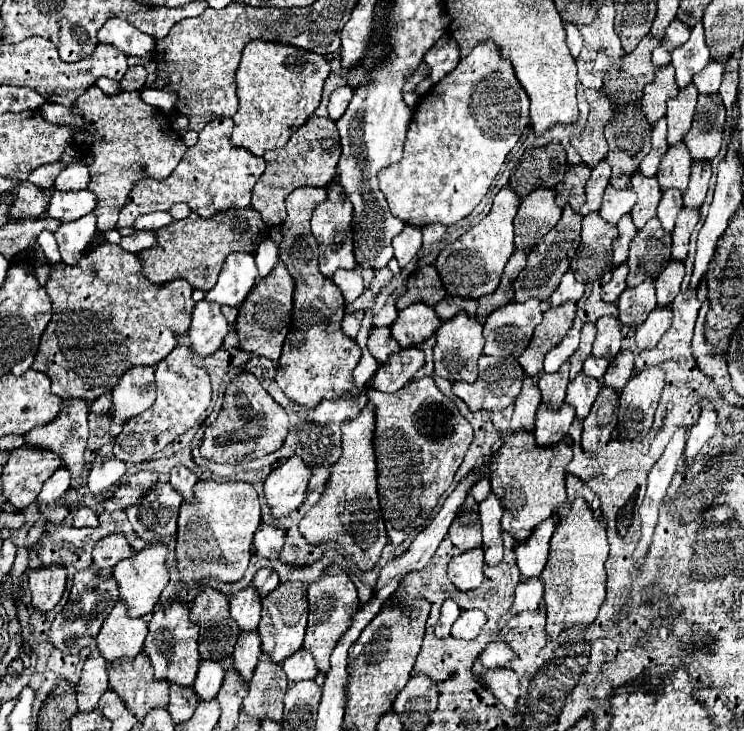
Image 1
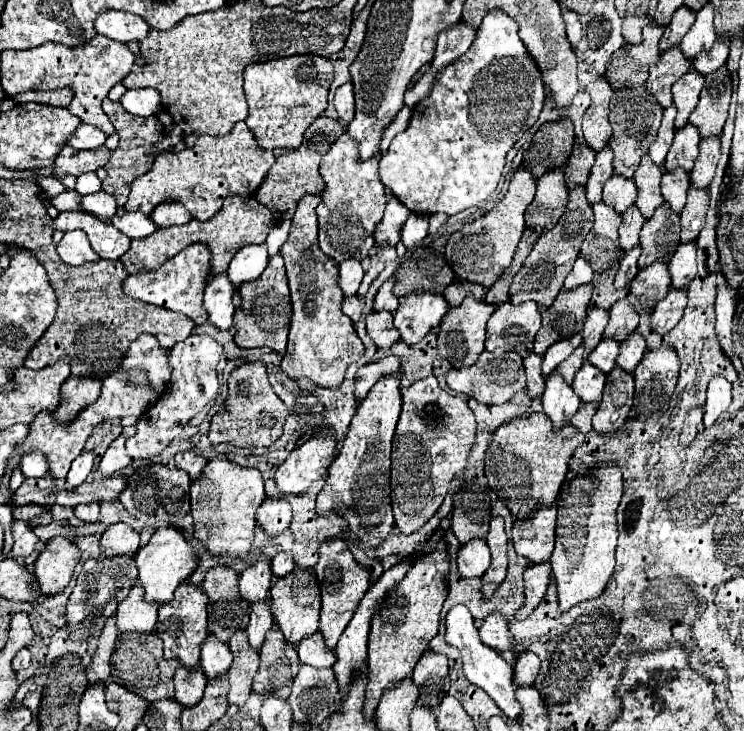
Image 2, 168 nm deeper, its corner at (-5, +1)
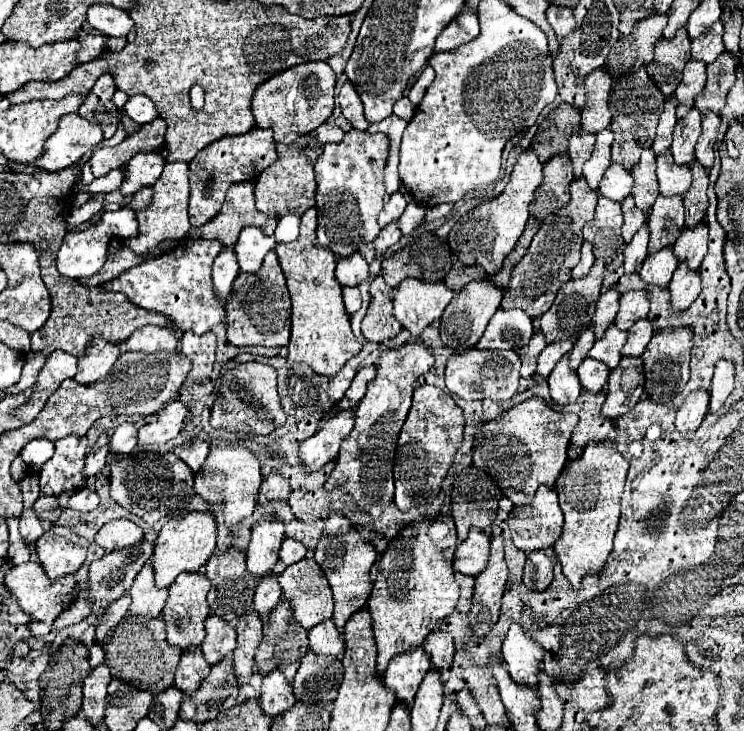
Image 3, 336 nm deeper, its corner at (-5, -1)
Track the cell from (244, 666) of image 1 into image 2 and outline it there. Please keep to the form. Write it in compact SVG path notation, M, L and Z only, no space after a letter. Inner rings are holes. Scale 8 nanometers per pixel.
M264 602L264 604L256 604L250 612L250 622L248 622L248 644L250 648L254 650L260 650L262 642L264 642L264 636L266 632L274 626L272 622L272 612L270 612L270 604Z

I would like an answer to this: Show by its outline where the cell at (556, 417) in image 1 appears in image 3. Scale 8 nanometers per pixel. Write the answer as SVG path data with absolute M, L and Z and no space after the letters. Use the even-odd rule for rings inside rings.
M568 354L560 358L560 362L554 366L554 370L548 376L550 394L556 404L570 404L578 398L582 386L578 382L576 370L570 370L570 358Z

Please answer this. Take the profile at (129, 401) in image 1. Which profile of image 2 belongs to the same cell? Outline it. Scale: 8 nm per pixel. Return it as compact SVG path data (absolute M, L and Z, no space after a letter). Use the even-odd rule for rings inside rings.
M142 334L132 344L124 358L126 370L142 370L148 376L148 384L154 392L162 392L170 380L170 366L168 366L168 352L158 346L154 336Z

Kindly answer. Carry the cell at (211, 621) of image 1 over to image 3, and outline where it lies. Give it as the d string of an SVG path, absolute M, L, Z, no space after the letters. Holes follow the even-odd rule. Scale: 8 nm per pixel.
M226 548L224 552L214 552L204 568L206 568L206 576L212 582L212 588L208 592L208 604L210 604L212 612L220 614L228 622L234 622L238 616L252 610L256 578L246 570L246 554L244 552L240 552L236 548Z

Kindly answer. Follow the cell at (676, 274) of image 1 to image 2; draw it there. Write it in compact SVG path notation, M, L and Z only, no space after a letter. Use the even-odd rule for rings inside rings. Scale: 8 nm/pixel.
M696 242L678 246L676 254L668 262L670 278L674 288L688 288L692 278L696 276Z

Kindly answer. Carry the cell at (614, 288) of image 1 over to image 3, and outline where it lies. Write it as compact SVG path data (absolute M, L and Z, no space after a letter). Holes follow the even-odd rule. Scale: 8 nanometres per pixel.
M646 224L646 226L642 226L642 230L638 230L634 234L632 242L626 244L626 248L624 248L624 270L626 270L626 274L640 270L640 266L648 254L648 236L650 236L650 230Z

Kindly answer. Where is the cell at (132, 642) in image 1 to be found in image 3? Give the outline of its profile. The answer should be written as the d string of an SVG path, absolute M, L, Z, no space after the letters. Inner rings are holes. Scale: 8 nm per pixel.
M146 562L142 570L138 572L132 588L128 590L132 596L132 606L128 614L146 614L146 616L158 616L166 604L168 590L154 586L154 568L152 562Z

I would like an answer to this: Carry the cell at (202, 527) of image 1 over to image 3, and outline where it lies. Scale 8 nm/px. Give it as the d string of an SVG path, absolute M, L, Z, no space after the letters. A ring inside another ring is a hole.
M224 446L224 448L210 450L206 462L196 472L194 490L196 490L196 494L200 494L204 500L208 500L212 504L222 502L226 526L232 532L238 532L240 520L246 516L252 516L260 482L262 482L262 476L260 476L258 458L246 446Z

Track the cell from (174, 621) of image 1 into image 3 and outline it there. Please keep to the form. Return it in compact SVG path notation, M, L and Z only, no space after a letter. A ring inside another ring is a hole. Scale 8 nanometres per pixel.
M182 572L168 590L170 590L170 596L162 610L162 618L166 622L166 632L168 632L168 638L166 638L168 644L180 646L182 650L190 646L200 646L204 640L204 620L210 614L210 608L206 602L210 580L198 572Z

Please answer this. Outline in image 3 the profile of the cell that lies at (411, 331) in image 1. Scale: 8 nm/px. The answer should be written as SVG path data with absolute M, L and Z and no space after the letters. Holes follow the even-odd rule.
M404 278L394 294L394 316L406 330L410 330L412 338L418 338L428 324L440 320L444 306L452 300L452 296L454 292L444 282L422 282L416 278Z

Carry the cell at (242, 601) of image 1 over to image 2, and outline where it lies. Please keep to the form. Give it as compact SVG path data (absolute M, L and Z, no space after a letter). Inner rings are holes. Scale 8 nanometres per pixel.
M266 558L248 566L240 576L240 596L250 606L264 602L268 598L270 586L272 586L272 574L270 574L270 560Z

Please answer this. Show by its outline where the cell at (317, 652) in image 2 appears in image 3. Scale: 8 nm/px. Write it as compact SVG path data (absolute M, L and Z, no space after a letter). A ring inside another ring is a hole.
M332 618L326 620L326 622L320 622L318 626L314 626L308 632L308 642L310 642L310 650L314 650L318 654L336 656L336 658L344 656L344 638L336 630Z

